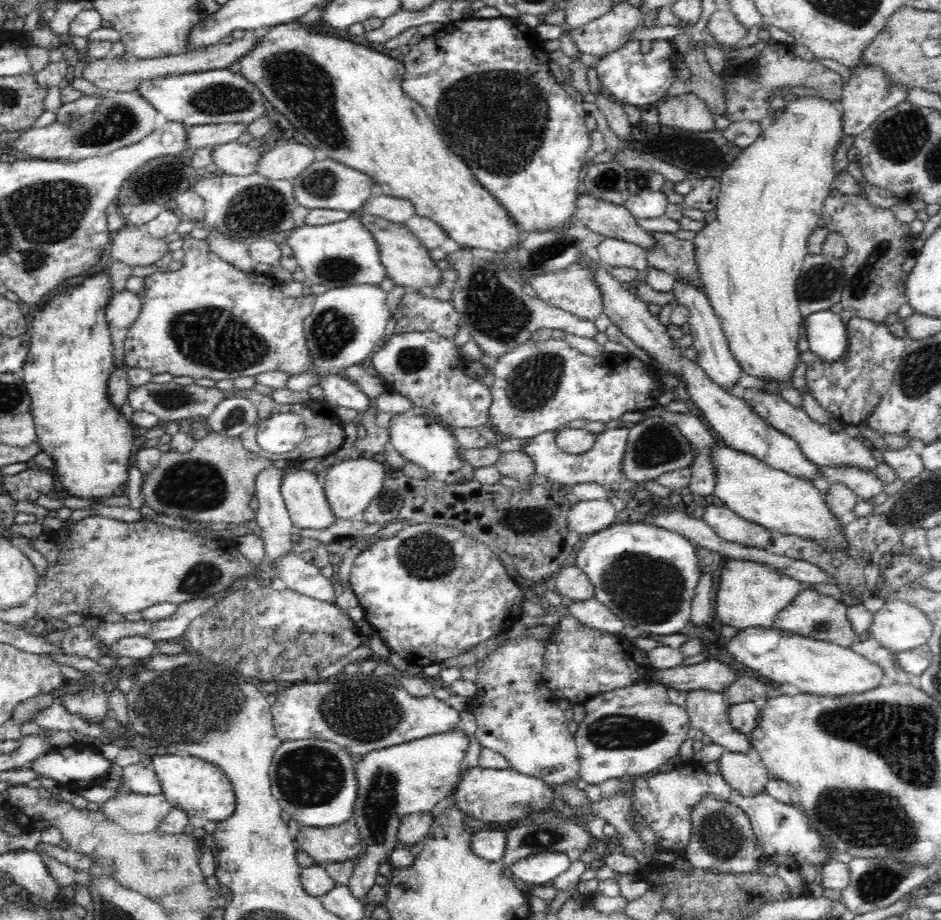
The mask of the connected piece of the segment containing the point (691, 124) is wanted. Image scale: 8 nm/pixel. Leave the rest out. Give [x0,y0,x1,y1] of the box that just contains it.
[653,93,715,132]

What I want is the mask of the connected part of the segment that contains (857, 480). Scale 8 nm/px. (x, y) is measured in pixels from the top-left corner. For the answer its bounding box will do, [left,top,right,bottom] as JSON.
[819,466,885,500]

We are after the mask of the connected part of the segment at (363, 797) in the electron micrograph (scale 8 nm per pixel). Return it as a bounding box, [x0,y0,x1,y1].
[348,727,470,901]

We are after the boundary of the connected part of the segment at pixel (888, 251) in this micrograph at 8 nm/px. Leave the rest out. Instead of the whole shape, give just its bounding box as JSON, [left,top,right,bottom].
[821,188,912,323]

